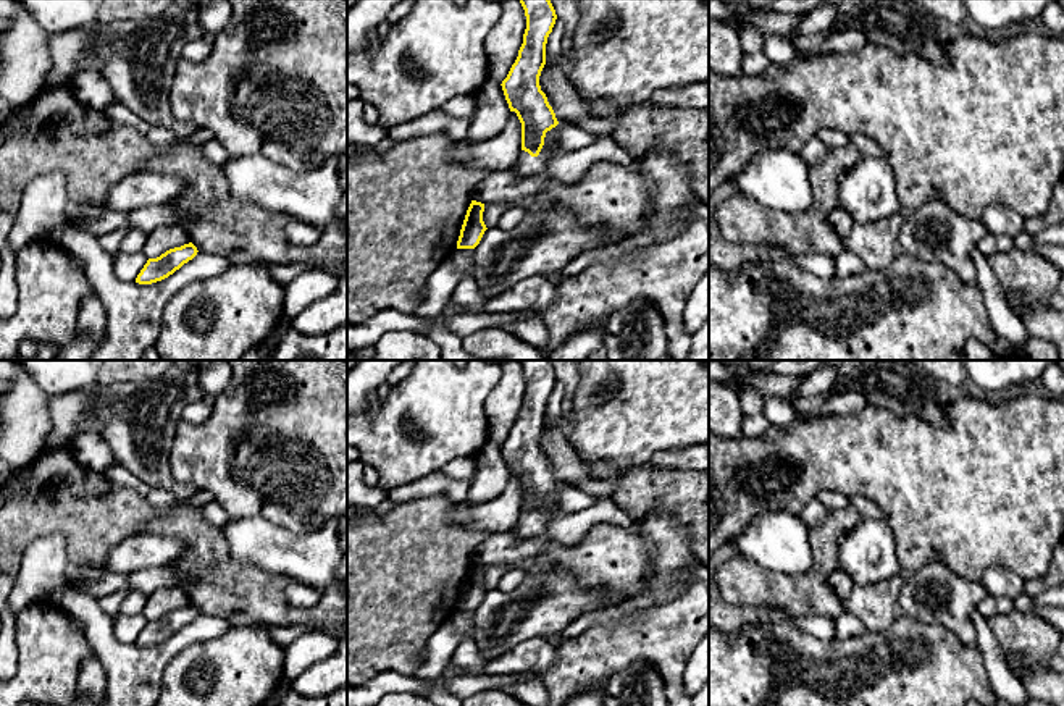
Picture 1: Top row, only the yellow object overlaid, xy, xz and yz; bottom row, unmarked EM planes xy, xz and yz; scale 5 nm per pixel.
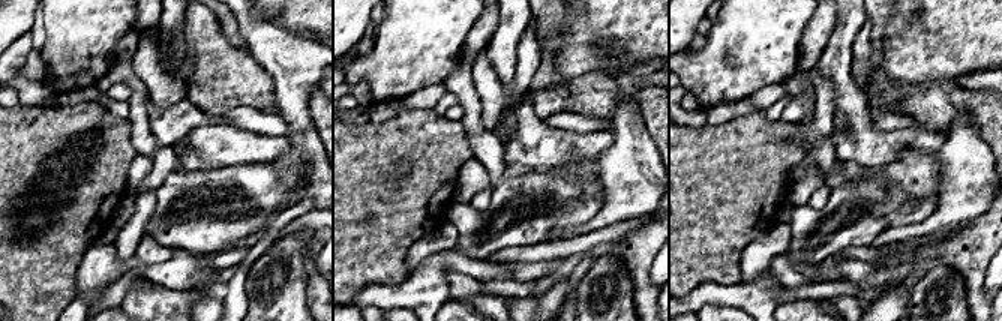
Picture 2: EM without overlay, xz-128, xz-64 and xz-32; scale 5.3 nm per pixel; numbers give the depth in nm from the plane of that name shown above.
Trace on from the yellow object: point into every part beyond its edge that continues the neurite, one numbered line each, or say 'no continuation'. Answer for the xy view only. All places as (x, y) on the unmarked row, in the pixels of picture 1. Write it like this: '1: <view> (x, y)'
no continuation

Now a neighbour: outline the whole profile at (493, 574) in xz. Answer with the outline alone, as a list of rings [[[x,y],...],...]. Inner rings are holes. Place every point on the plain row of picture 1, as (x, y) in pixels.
[[[510,564],[484,565],[483,583],[486,590],[496,590],[501,577],[510,569]]]

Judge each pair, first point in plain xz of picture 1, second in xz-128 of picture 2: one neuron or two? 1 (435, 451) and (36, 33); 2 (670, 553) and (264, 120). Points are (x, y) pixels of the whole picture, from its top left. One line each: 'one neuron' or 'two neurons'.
1: two neurons
2: two neurons

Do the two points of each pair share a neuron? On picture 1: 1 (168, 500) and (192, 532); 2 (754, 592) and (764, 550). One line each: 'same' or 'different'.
1: different
2: different

